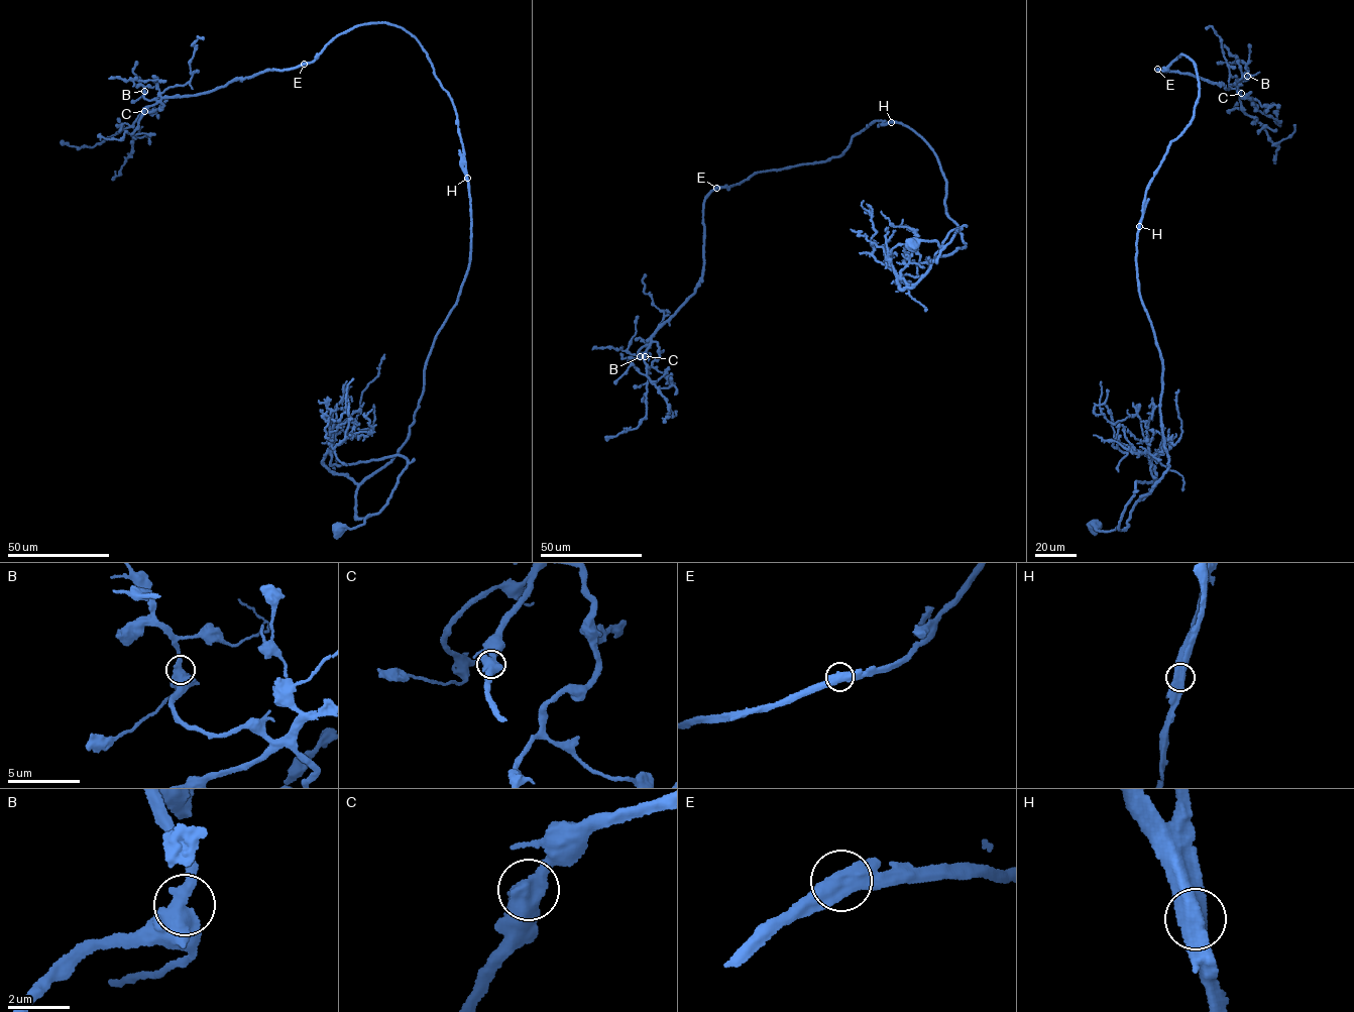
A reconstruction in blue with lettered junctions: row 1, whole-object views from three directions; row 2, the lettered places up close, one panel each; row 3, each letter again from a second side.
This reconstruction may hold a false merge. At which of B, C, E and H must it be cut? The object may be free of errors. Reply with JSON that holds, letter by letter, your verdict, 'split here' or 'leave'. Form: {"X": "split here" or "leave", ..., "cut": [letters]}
{"B": "leave", "C": "leave", "E": "leave", "H": "split here", "cut": ["H"]}

